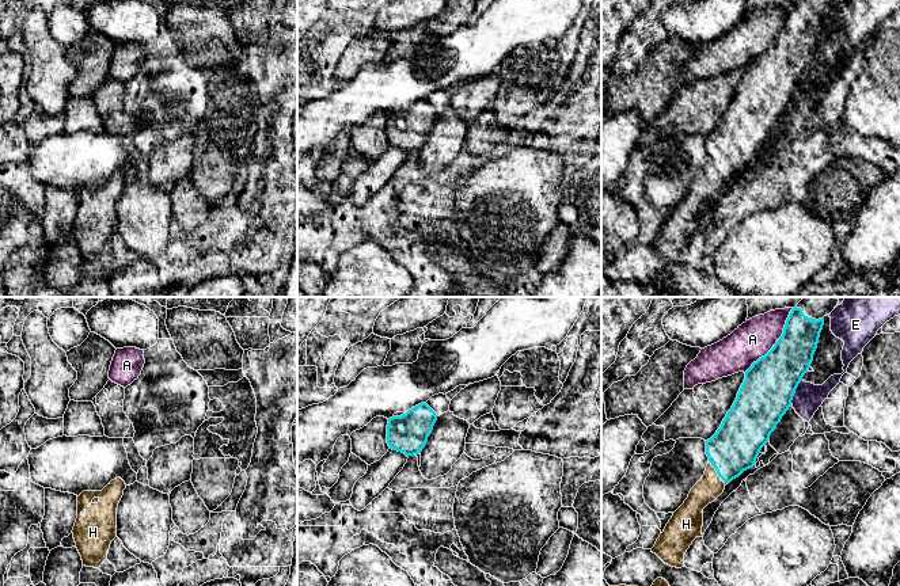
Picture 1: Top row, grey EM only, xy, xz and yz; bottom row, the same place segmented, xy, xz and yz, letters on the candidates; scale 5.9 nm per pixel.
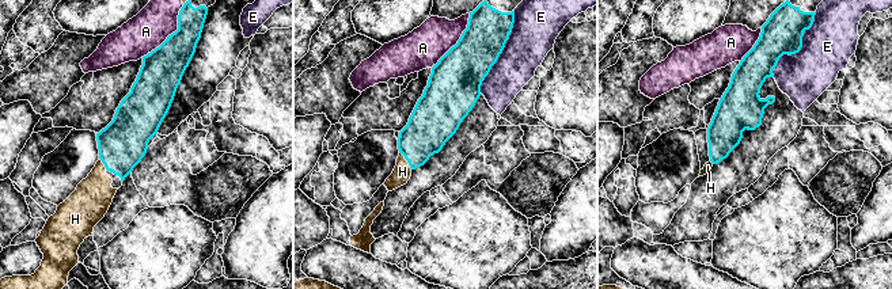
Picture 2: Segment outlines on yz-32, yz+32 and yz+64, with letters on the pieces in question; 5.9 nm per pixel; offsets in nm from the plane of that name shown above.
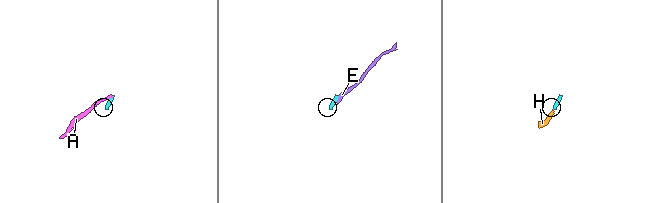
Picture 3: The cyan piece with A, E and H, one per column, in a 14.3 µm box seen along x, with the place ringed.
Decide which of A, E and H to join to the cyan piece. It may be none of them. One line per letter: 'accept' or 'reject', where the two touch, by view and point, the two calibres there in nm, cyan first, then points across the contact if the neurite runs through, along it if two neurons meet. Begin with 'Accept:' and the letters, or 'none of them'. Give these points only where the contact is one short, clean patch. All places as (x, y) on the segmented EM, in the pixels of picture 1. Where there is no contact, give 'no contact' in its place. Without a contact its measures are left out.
Accept: H
A: reject; contact yz (777, 342); calibres 300 and 220 nm
E: reject; contact yz (794, 391); calibres 300 and 170 nm; border yz (801, 379), (790, 403)
H: accept; contact yz (716, 470); calibres 280 and 150 nm; way yz (736, 445), (716, 470), (710, 486)

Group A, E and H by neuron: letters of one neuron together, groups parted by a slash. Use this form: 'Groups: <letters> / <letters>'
Groups: A / E / H

